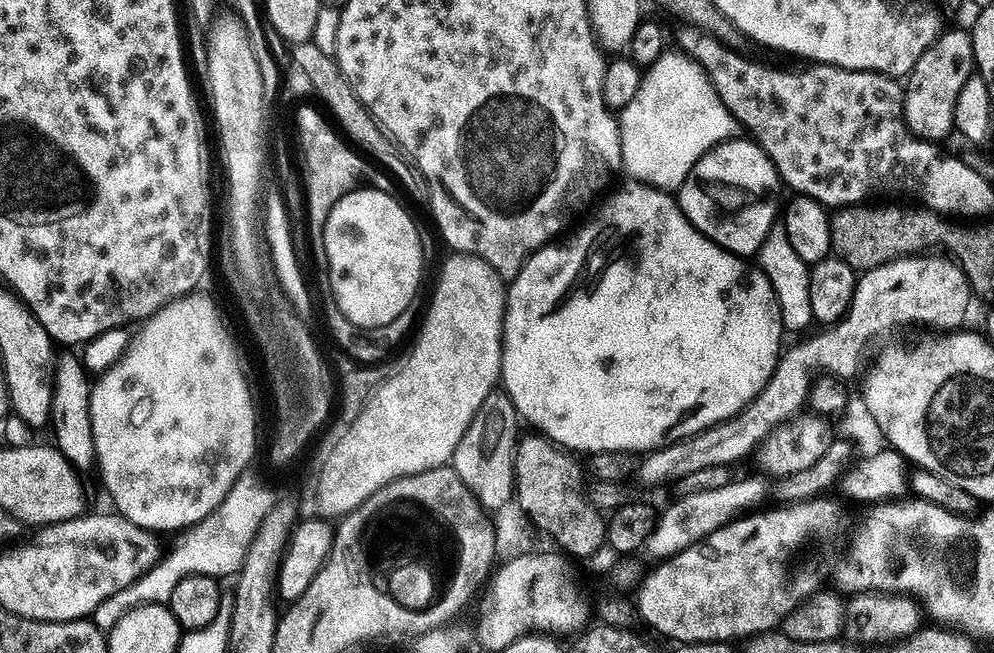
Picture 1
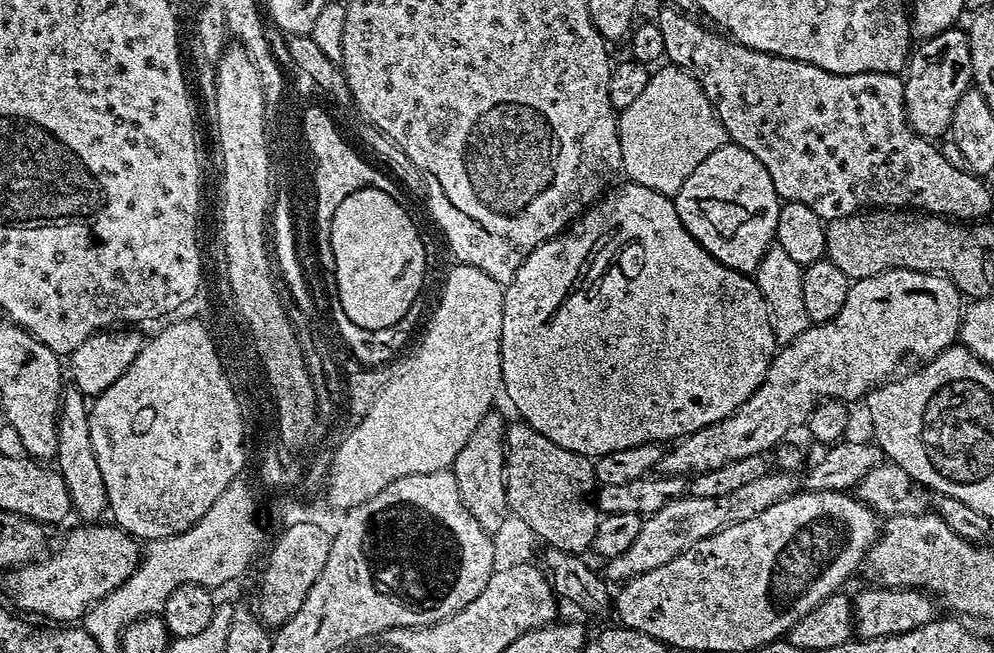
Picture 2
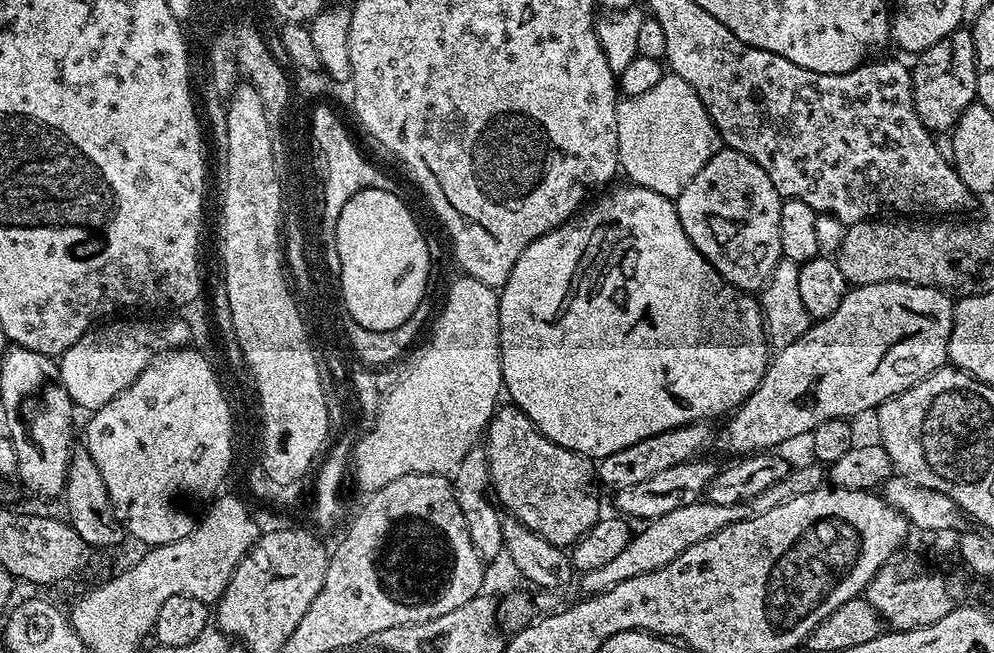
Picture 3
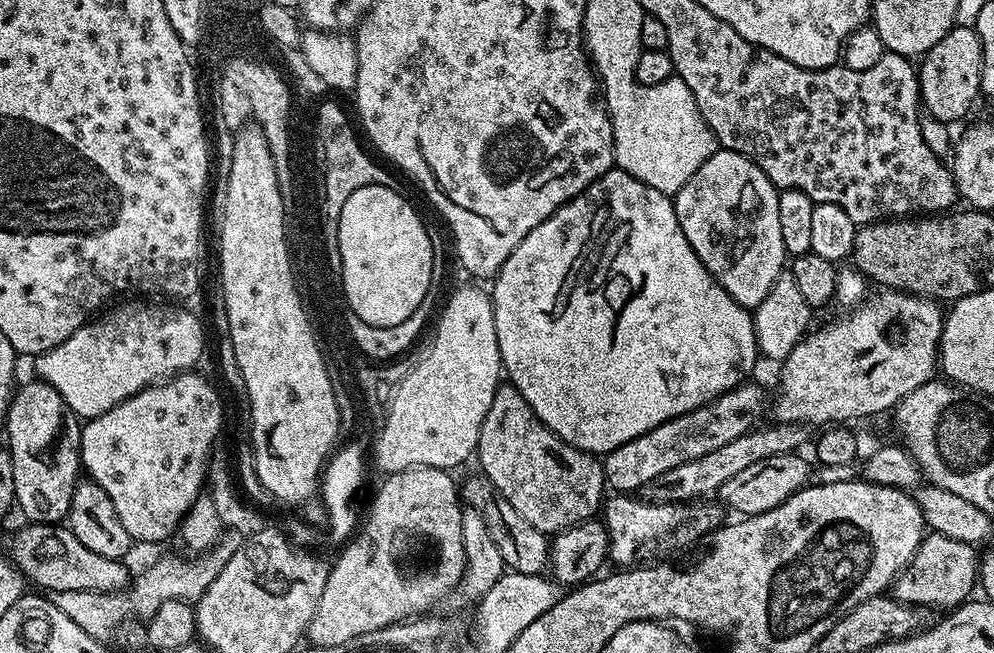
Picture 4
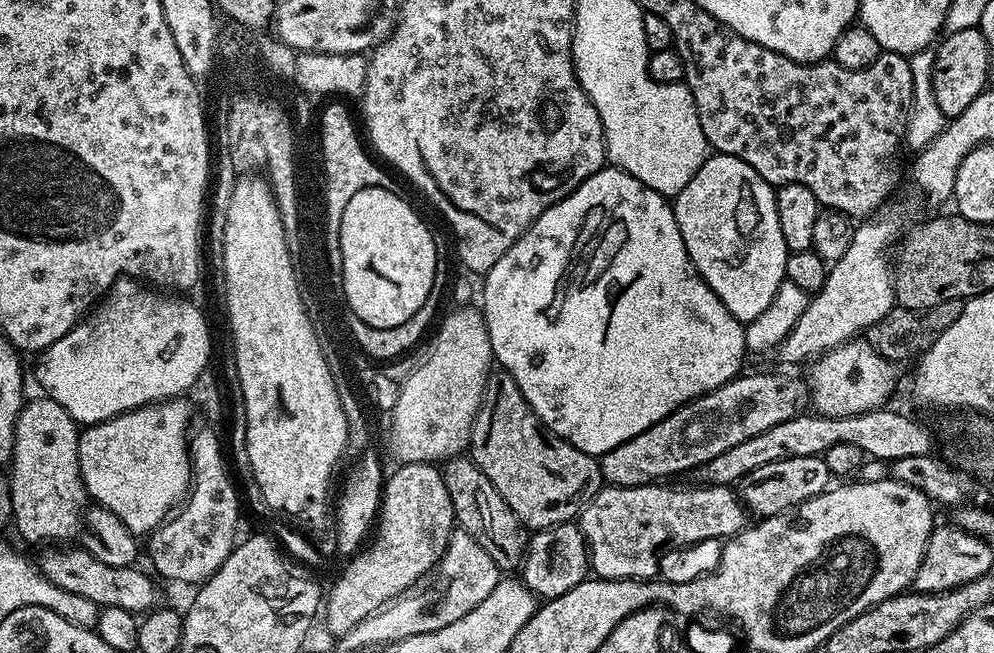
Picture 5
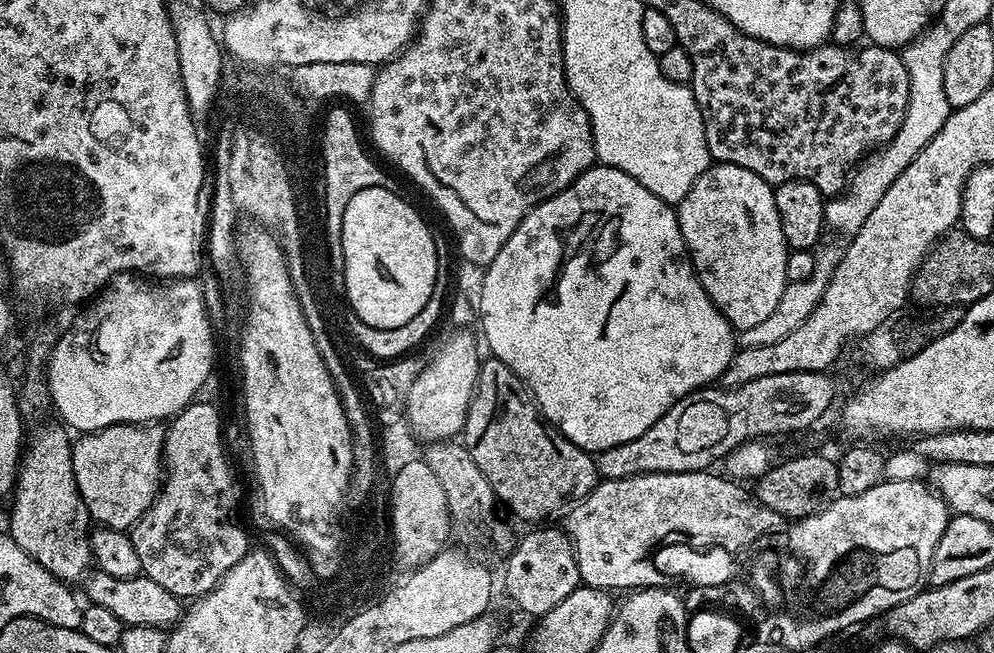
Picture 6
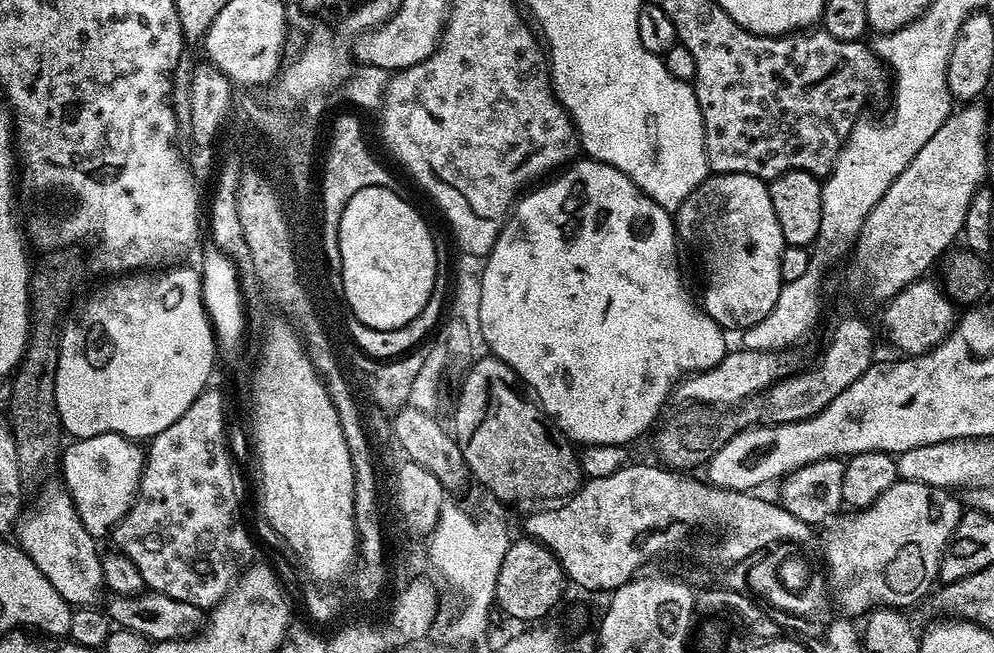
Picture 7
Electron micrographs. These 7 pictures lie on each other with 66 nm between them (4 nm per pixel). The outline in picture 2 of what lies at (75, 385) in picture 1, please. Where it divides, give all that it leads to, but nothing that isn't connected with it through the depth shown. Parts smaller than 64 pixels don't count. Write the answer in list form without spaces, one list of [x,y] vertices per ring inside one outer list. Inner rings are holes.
[[[75,386],[65,387],[60,394],[60,412],[56,416],[58,446],[54,457],[55,467],[64,479],[68,497],[72,499],[71,511],[81,516],[81,521],[96,522],[109,511],[106,482],[102,482],[102,470],[98,470],[98,458],[94,458],[94,446],[90,446],[89,401]]]

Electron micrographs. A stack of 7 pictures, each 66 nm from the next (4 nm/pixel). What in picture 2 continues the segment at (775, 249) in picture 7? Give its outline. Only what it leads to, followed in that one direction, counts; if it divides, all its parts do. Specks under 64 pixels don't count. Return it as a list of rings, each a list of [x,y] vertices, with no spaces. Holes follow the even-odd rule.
[[[724,142],[717,146],[707,158],[698,162],[696,169],[686,178],[686,182],[682,182],[682,186],[674,193],[674,203],[682,226],[686,226],[689,234],[706,251],[711,252],[716,260],[722,261],[730,268],[737,268],[745,274],[755,273],[762,258],[768,253],[768,249],[773,247],[782,201],[776,192],[776,187],[766,170],[766,166],[762,166],[762,162],[750,150],[746,150],[742,146],[731,142]],[[722,186],[728,188],[728,198],[718,200],[714,196],[718,194],[718,188],[722,188]],[[732,224],[734,224],[734,242],[720,242],[722,236],[728,236],[726,230],[730,230]]]

